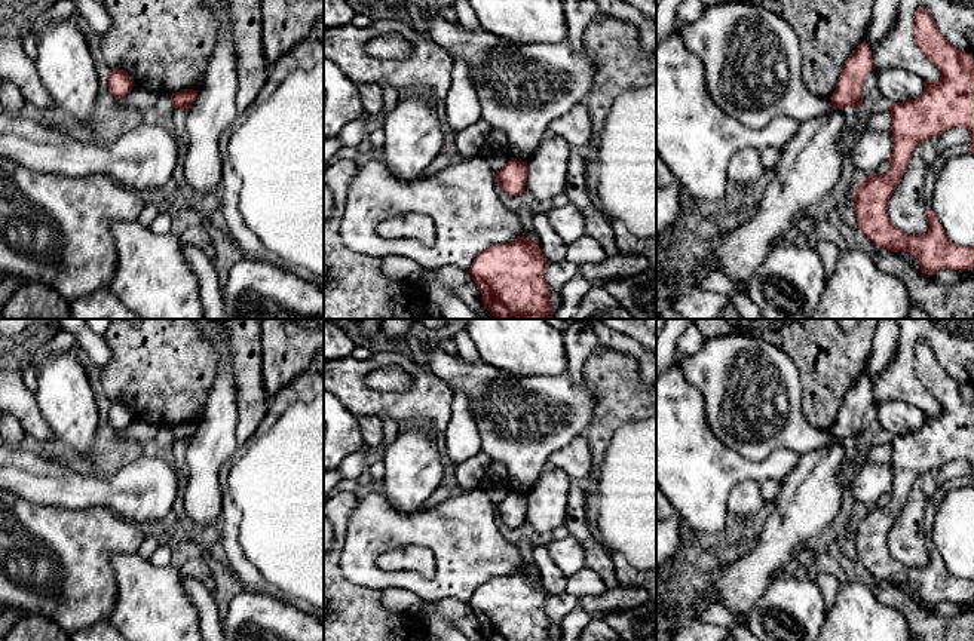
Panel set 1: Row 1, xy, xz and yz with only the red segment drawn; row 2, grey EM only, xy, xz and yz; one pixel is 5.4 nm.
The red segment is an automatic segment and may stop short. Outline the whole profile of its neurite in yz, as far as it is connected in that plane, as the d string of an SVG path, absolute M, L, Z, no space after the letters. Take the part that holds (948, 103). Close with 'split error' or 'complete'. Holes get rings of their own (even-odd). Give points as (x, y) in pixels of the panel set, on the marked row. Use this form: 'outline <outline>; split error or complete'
outline M925 7L915 13L913 33L921 52L940 70L941 77L925 82L919 98L889 105L891 168L886 174L863 178L855 190L858 230L880 248L912 254L926 276L934 276L941 269L973 270L974 246L955 245L932 209L925 211L929 229L924 234L904 233L888 217L889 199L906 174L916 145L955 126L965 126L971 134L970 151L974 153L973 53L958 50L940 33Z; complete

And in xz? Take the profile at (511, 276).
outline M521 236L509 243L491 245L477 255L469 273L481 291L481 301L494 319L551 319L557 310L551 309L551 289L548 286L545 270L549 261L540 252L539 239L532 242Z; complete

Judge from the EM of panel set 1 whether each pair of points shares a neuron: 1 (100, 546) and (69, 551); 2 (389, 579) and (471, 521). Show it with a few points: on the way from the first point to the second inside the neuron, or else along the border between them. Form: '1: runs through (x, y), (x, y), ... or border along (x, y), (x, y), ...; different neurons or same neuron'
1: runs through (92, 546), (76, 546); same neuron
2: runs through (416, 583), (434, 583), (465, 552), (465, 548); same neuron

